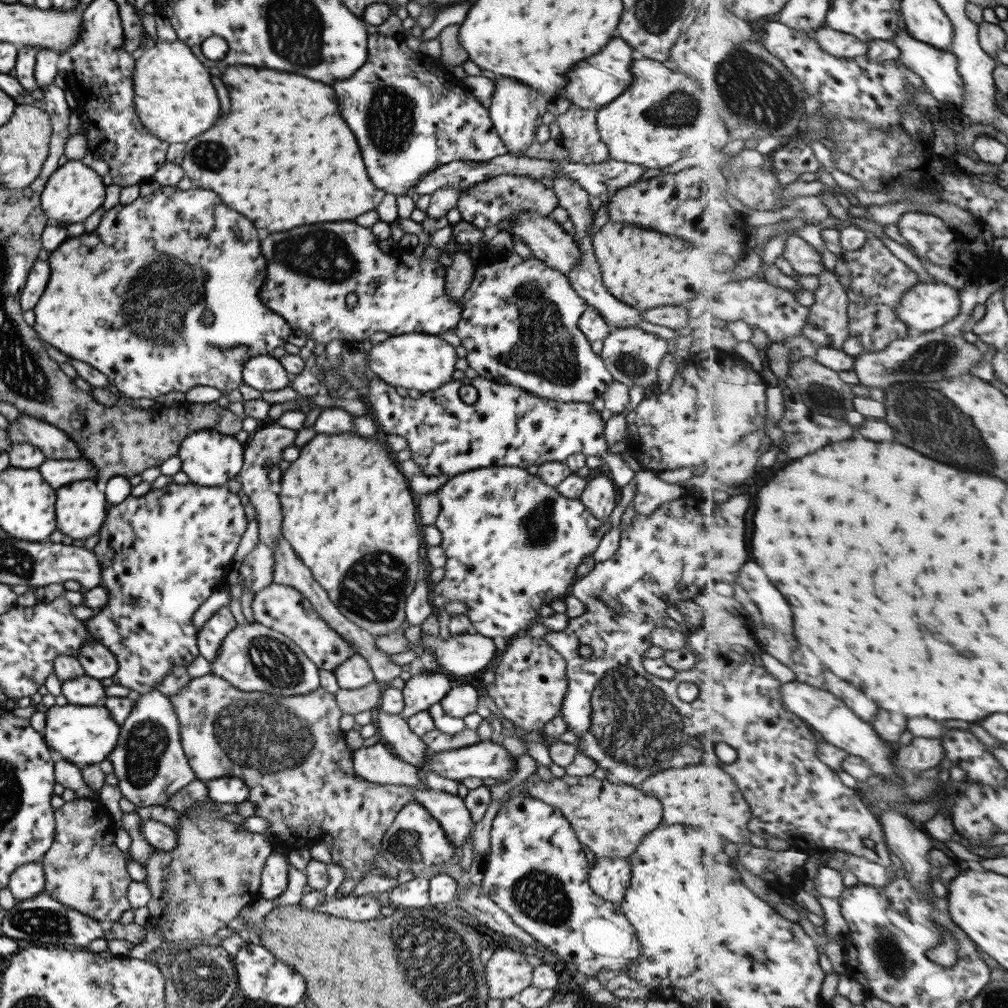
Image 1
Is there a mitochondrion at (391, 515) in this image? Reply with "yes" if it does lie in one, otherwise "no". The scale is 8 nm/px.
no

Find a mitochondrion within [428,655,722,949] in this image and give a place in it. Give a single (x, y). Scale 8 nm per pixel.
(633, 719)

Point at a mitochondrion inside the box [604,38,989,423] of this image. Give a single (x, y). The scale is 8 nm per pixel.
(755, 94)

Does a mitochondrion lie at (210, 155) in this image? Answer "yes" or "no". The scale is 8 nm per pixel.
yes

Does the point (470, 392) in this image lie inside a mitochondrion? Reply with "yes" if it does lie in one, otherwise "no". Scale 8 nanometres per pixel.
no

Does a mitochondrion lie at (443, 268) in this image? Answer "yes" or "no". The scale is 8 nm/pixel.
no

